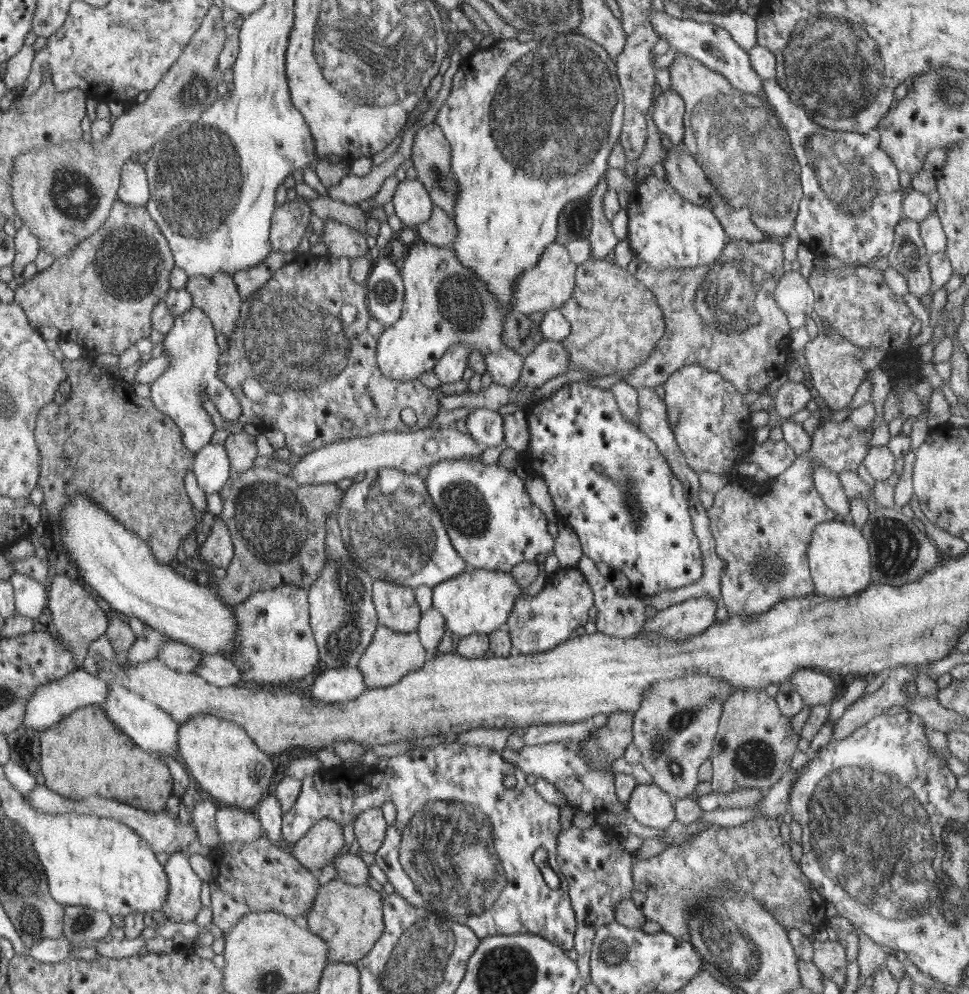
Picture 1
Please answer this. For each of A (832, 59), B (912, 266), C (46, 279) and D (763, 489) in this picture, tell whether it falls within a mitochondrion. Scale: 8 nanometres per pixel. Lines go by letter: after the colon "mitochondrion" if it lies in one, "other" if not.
A: mitochondrion
B: other
C: other
D: other

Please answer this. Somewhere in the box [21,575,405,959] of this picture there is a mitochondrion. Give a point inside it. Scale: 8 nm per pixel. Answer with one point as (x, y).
(81, 922)

